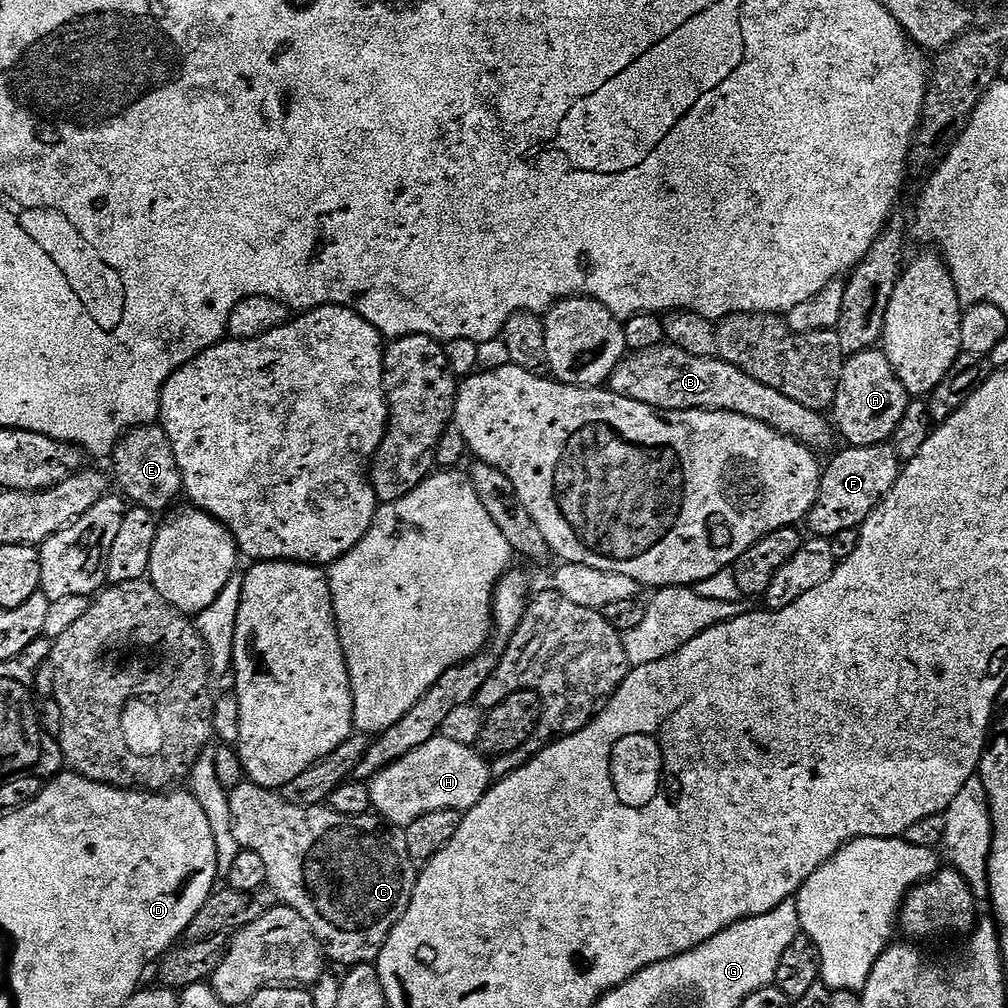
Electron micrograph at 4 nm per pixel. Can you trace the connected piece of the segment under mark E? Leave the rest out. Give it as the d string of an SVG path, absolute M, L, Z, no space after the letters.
M159 423L141 424L124 433L124 439L116 445L116 476L124 480L128 492L135 503L142 508L148 508L157 514L163 513L163 508L171 509L179 496L184 492L184 479L178 466L178 458L172 449L166 430Z

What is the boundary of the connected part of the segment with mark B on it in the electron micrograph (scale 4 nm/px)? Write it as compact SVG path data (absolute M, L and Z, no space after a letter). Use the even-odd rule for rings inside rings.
M663 342L652 348L629 351L612 375L611 391L619 396L646 402L655 408L686 410L687 408L711 408L718 412L738 412L755 420L762 420L801 443L821 450L832 440L834 428L823 411L808 408L796 402L782 390L758 382L738 366L716 356L696 356L675 342Z

